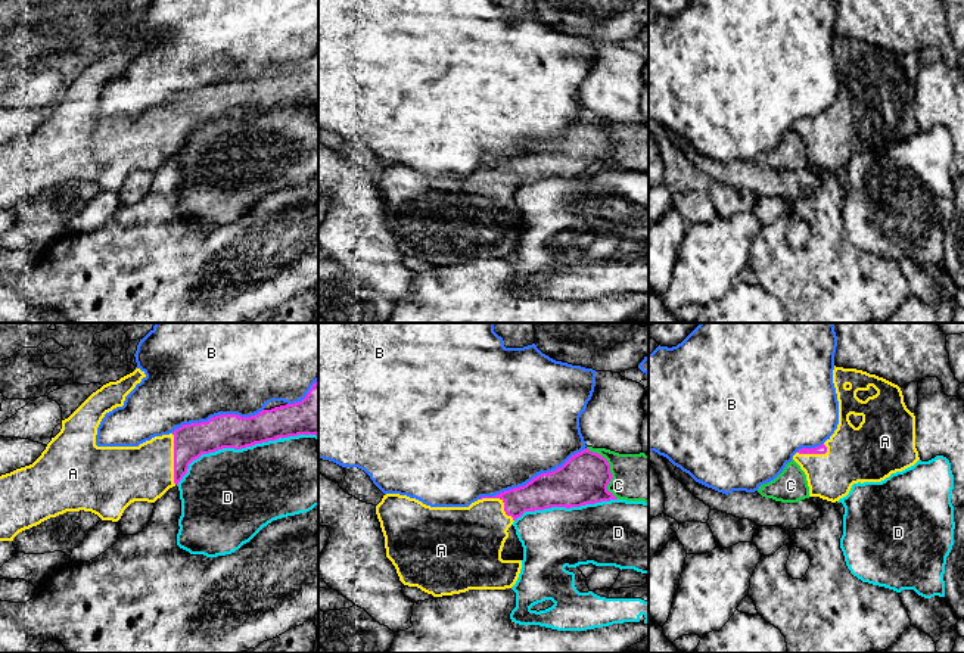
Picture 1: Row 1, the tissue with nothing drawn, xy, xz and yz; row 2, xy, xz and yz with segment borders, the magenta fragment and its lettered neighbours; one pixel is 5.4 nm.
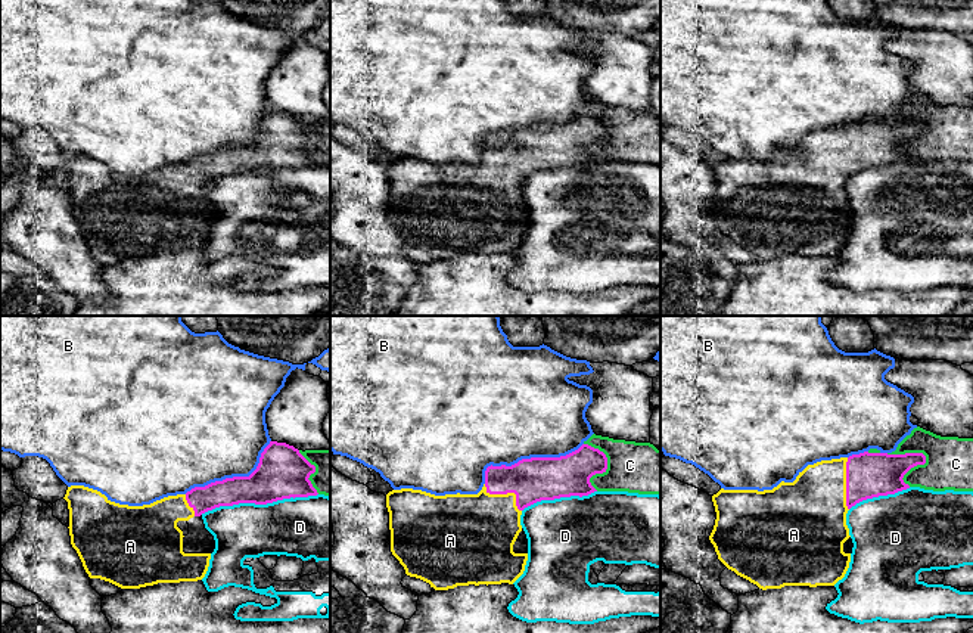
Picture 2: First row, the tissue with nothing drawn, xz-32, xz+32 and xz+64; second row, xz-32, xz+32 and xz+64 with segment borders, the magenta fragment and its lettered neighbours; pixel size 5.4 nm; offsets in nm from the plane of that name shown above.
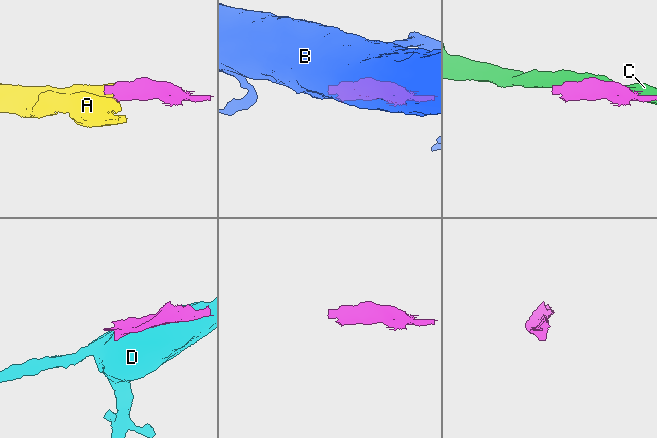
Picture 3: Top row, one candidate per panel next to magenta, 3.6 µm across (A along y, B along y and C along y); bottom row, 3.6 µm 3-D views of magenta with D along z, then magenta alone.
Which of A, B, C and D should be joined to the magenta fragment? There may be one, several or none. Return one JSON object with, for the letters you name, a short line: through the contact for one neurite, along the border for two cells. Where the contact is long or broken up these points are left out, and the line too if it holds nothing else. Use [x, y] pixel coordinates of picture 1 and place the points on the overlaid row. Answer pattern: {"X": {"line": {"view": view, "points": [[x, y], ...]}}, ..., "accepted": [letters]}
{"A": {"line": {"view": "xy", "points": [[190, 441], [174, 459], [131, 473]]}}, "accepted": ["A"]}

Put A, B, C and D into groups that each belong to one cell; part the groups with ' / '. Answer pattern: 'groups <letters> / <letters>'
groups A / B / C / D

